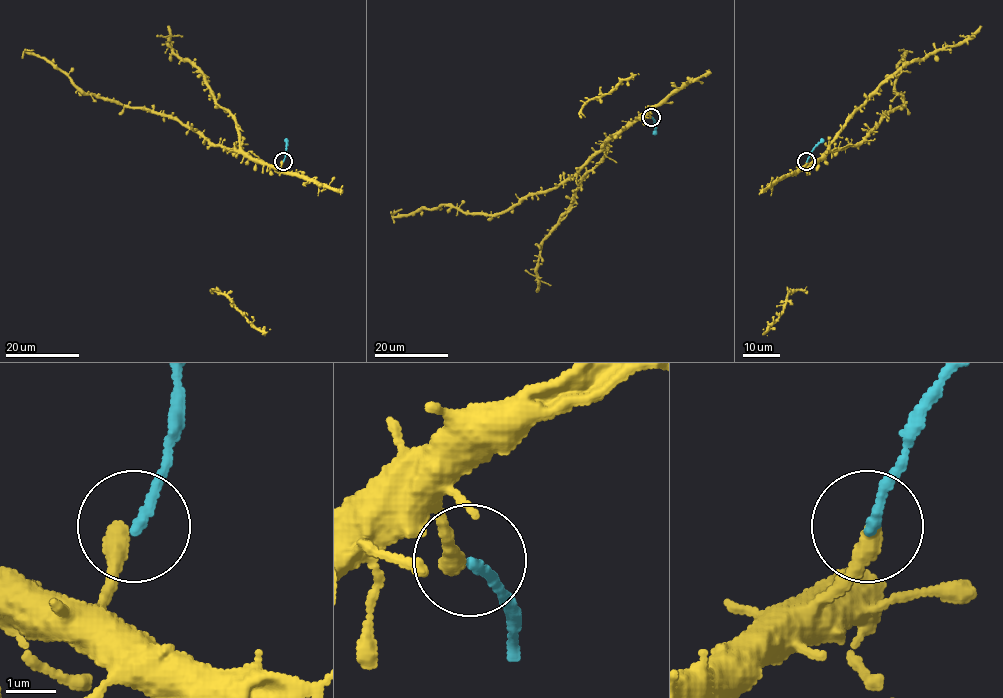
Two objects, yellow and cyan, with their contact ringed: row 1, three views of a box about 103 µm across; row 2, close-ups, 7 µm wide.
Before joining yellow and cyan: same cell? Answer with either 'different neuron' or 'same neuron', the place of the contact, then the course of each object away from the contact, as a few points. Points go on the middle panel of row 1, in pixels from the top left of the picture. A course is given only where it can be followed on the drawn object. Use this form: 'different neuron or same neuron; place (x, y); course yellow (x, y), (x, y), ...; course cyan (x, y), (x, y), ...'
different neuron; place (651, 117); course yellow (650, 117), (648, 114), (629, 121), (575, 174), (498, 213), (465, 213), (439, 205), (394, 216), (401, 209); course cyan (651, 117), (654, 134)

